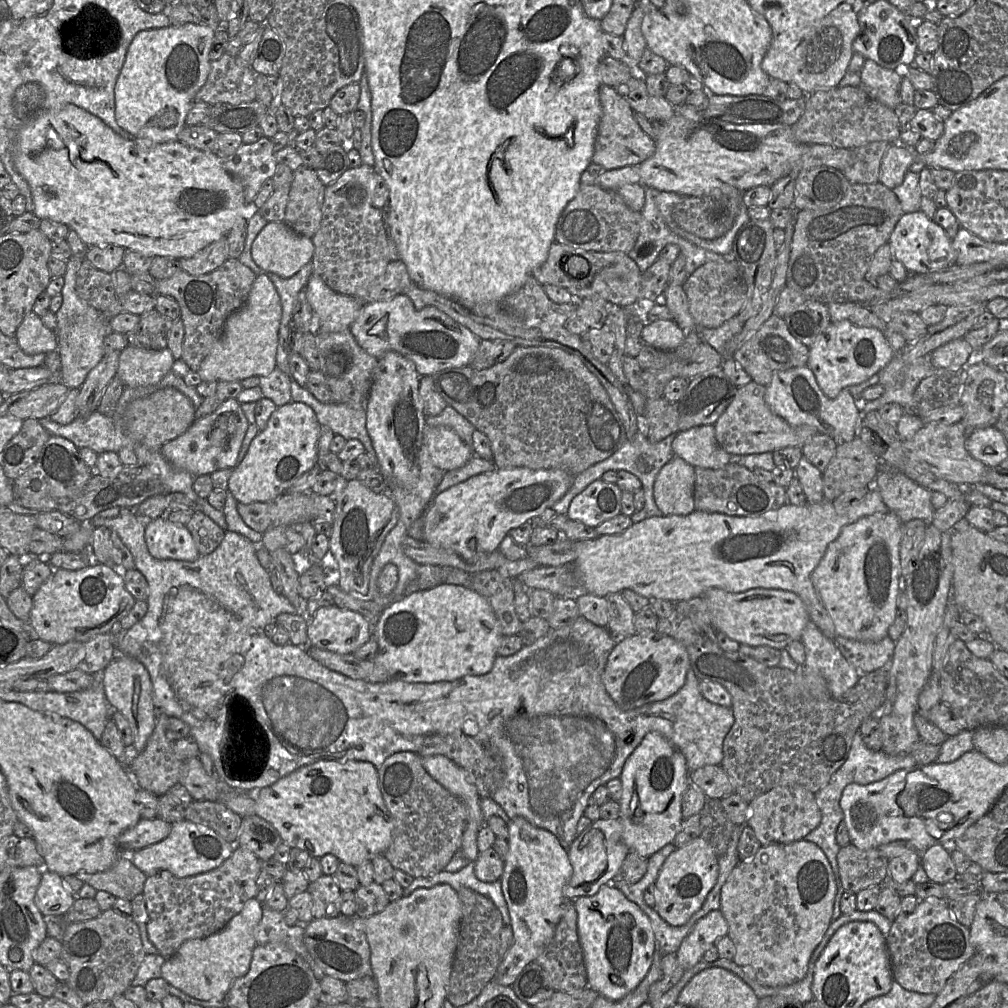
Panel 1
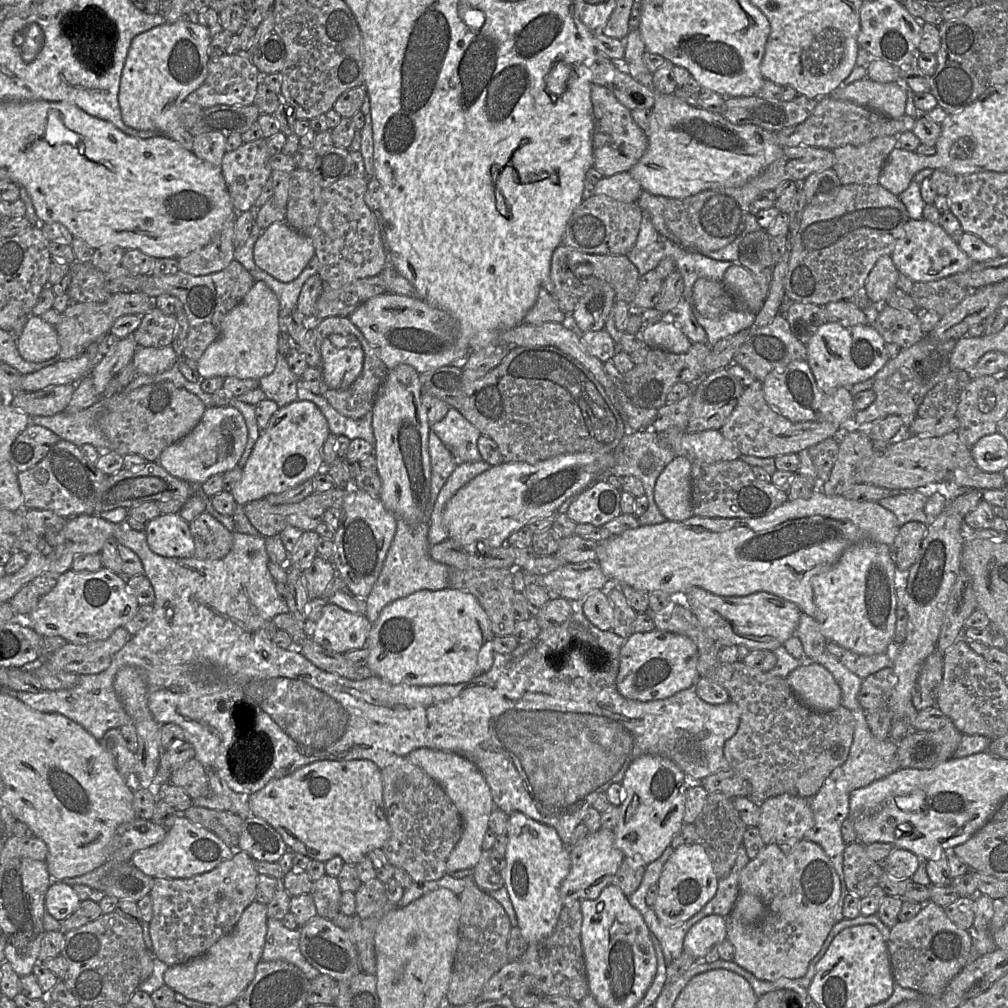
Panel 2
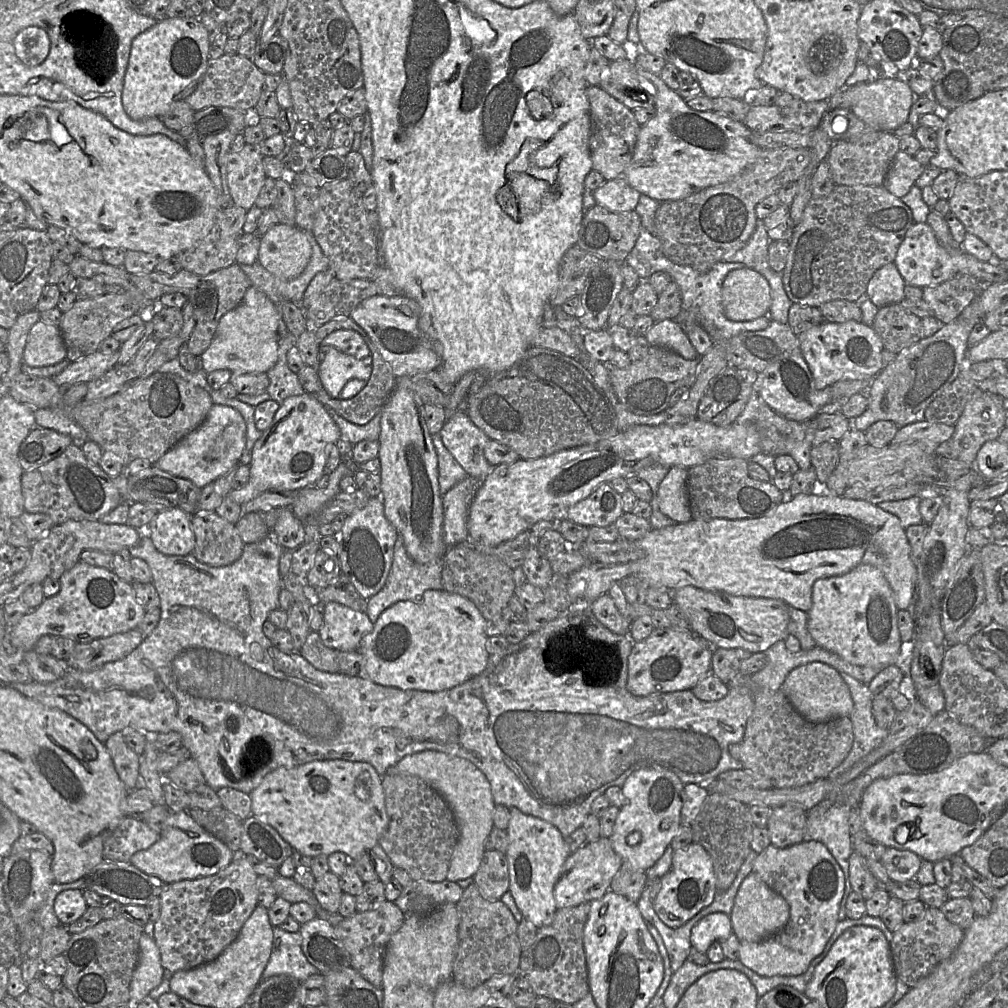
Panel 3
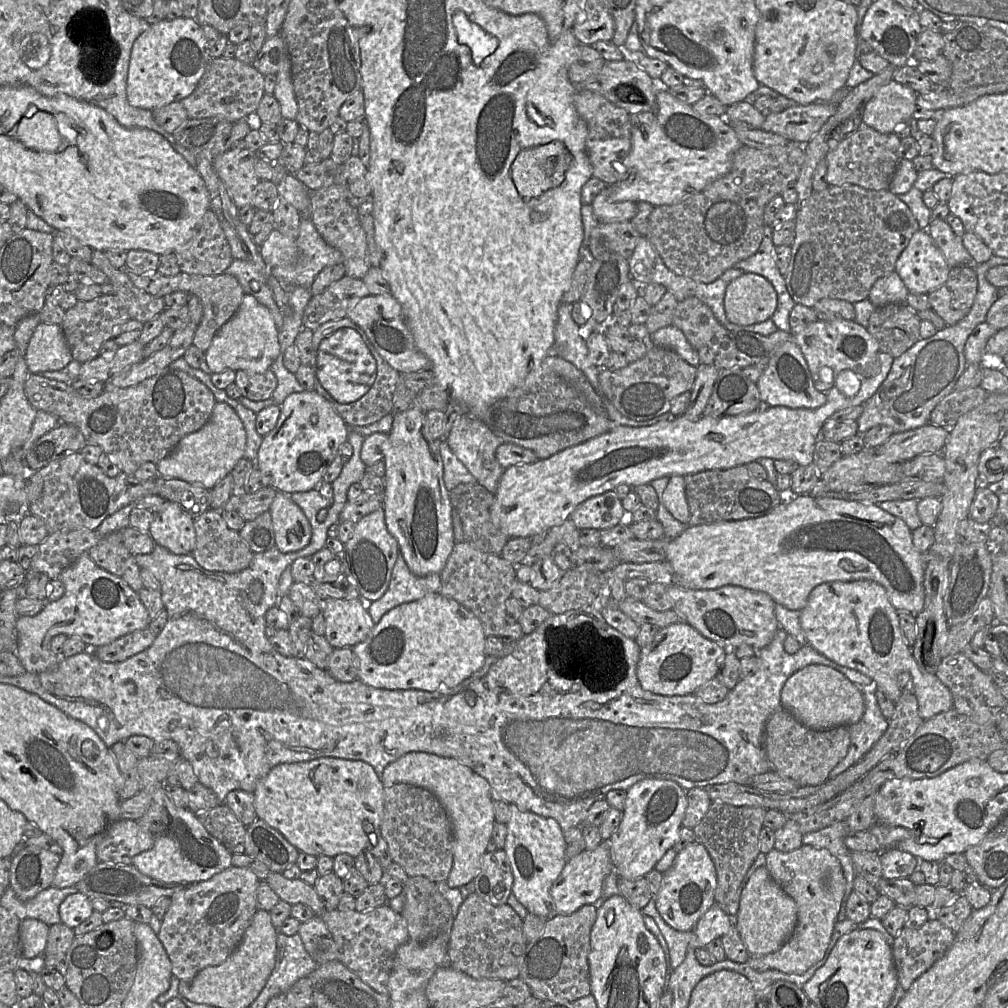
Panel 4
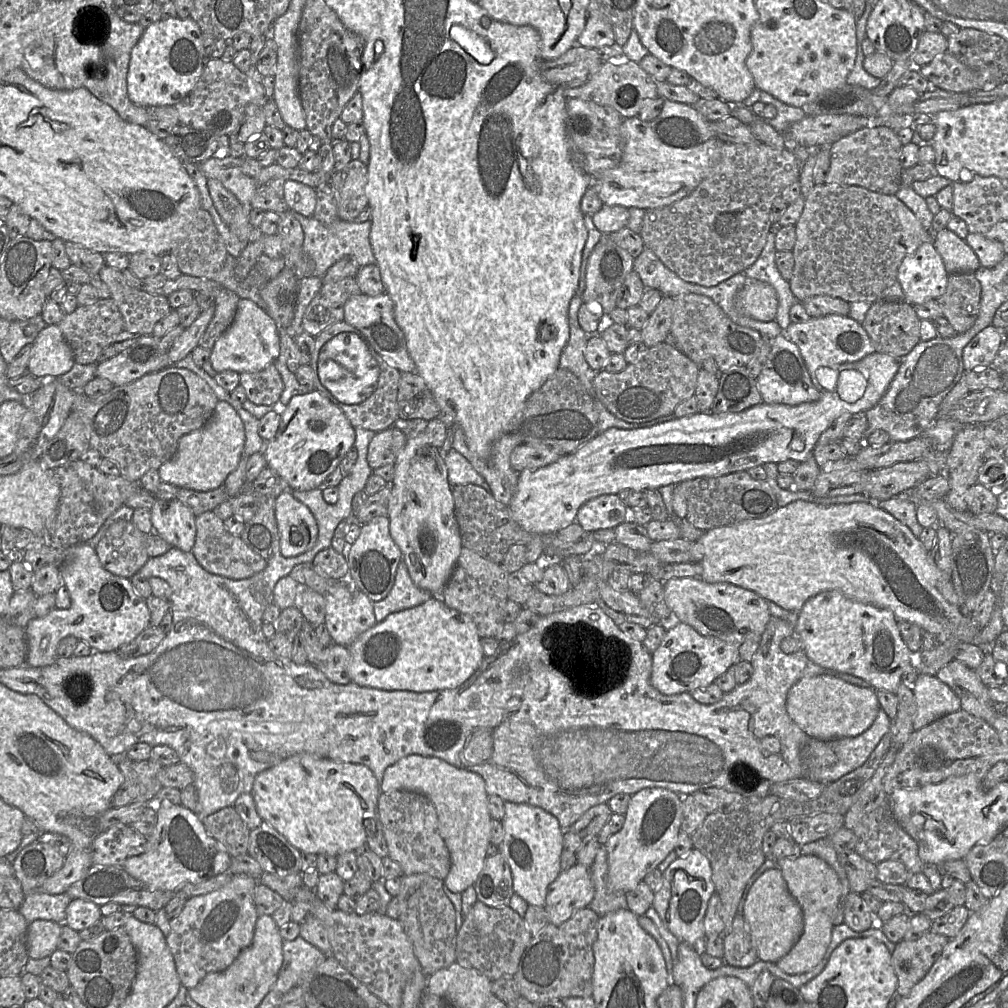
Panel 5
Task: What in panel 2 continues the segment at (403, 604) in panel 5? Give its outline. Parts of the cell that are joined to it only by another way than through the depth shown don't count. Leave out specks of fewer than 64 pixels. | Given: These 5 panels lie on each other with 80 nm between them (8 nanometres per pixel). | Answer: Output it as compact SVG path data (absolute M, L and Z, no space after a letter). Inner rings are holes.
M398 518L396 532L388 549L382 570L371 592L367 596L366 617L374 623L382 609L389 603L404 598L419 590L440 590L448 587L449 567L437 562L429 555L430 543L427 539L428 522L411 524Z

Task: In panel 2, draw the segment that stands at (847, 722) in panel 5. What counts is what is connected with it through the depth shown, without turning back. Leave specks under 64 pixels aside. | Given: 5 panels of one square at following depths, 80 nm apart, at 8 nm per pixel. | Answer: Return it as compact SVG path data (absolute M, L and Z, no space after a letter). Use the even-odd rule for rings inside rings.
M820 664L800 666L787 681L797 698L818 712L829 712L841 706L841 689L833 675Z

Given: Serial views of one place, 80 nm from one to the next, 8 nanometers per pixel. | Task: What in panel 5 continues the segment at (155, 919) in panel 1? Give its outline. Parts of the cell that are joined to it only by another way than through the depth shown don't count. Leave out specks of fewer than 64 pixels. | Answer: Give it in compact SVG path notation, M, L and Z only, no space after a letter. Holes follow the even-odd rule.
M246 874L232 875L222 888L189 897L182 912L170 920L167 945L181 984L194 988L209 973L227 969L253 940L258 918L254 891L258 880Z

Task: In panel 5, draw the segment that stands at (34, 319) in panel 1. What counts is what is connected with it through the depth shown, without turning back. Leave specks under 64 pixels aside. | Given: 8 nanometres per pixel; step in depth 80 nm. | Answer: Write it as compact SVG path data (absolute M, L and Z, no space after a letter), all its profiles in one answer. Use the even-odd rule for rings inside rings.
M47 325L36 336L28 363L28 372L42 380L67 373L74 365L74 356L58 325Z

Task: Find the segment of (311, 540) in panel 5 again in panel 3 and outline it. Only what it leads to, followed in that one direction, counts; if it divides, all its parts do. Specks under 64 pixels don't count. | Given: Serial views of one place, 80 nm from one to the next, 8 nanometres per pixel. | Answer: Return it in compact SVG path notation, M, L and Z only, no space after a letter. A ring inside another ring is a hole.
M281 508L281 514L273 527L275 541L285 551L294 551L305 542L305 526L291 508Z

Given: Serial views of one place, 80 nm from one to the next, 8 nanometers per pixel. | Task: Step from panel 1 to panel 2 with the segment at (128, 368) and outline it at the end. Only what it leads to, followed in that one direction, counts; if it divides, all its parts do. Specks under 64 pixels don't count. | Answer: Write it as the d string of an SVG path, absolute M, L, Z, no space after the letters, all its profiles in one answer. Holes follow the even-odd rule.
M171 345L154 348L137 346L132 363L138 375L155 375L162 373L176 364L178 355Z

